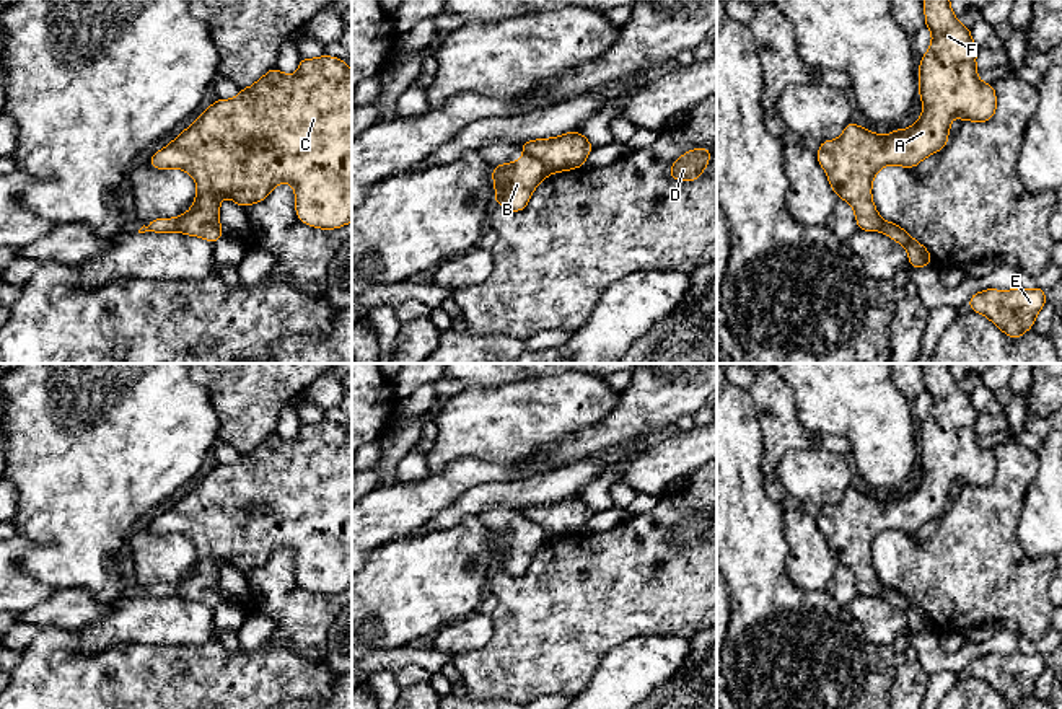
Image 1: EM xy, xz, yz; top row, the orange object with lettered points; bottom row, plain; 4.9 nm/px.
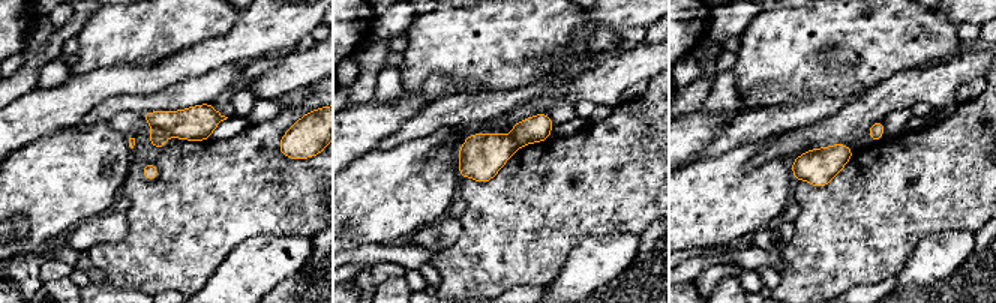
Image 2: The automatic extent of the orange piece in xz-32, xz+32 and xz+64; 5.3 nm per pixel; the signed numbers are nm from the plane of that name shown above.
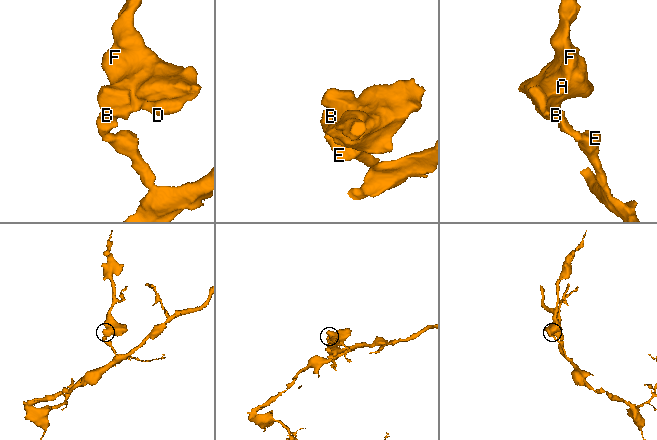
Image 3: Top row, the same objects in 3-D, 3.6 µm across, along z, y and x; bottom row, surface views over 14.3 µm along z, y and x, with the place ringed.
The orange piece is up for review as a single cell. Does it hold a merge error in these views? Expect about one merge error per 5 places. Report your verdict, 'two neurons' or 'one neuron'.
two neurons

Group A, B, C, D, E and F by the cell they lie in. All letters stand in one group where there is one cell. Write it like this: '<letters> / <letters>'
A C D F / B E

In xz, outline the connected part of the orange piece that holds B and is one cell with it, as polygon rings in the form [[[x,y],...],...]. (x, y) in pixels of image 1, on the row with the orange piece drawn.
[[[524,155],[515,163],[503,163],[492,168],[495,184],[494,204],[502,204],[510,212],[521,212],[528,207],[529,197],[551,171],[534,156]]]

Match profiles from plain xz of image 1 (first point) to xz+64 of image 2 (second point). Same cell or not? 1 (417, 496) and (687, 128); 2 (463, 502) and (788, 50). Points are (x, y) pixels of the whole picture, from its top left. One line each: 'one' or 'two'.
1: one
2: two

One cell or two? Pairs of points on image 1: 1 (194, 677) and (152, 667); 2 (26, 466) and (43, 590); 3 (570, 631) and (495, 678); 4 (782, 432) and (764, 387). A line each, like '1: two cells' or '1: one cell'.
1: one cell
2: two cells
3: one cell
4: one cell

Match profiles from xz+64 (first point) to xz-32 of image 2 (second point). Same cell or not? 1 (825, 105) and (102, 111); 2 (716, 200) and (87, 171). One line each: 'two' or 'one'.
1: one
2: one

